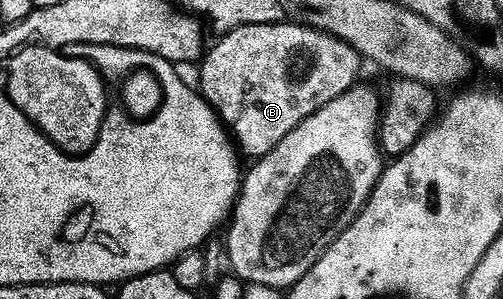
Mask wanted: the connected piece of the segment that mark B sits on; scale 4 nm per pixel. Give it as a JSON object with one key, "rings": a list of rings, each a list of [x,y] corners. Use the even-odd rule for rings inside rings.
{"rings":[[[302,23],[249,25],[233,29],[218,41],[198,68],[197,87],[223,120],[238,150],[251,161],[264,159],[307,117],[361,79],[361,57],[348,43]]]}

